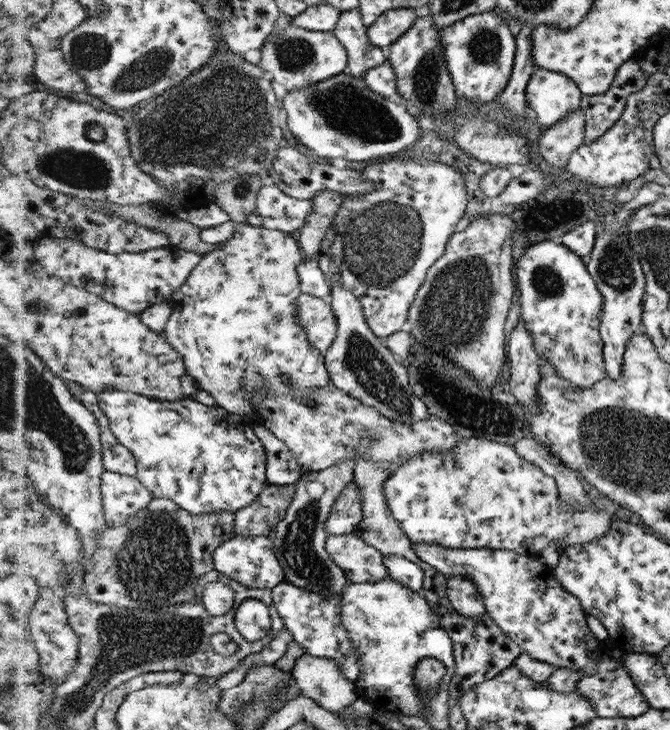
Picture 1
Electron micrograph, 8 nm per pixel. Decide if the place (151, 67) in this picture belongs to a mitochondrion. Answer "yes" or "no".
yes

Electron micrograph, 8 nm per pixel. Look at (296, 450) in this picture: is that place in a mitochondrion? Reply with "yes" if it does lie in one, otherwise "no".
no

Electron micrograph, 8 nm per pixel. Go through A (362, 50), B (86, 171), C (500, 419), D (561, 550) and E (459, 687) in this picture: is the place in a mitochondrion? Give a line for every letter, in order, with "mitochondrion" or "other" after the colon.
A: other
B: mitochondrion
C: mitochondrion
D: other
E: other

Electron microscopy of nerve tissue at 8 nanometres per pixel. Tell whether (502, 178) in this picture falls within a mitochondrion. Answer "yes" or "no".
no

